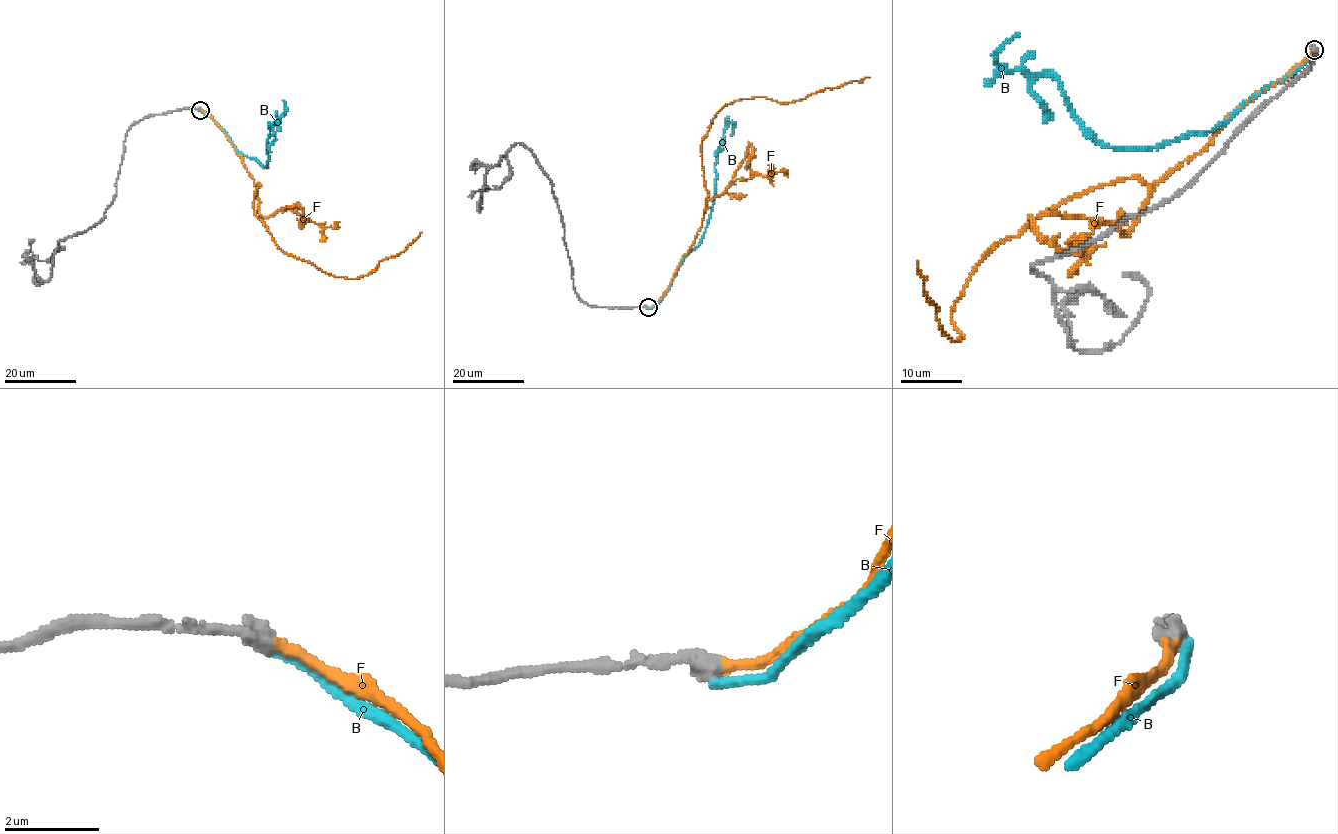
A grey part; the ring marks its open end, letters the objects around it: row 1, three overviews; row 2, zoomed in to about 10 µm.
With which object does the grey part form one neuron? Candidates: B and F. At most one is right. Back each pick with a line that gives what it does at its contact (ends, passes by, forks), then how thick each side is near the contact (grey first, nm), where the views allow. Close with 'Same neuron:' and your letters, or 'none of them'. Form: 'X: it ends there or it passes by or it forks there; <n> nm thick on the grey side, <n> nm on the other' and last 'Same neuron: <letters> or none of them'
F: it ends there; 400 nm thick on the grey side, 220 nm on the other
Same neuron: F

